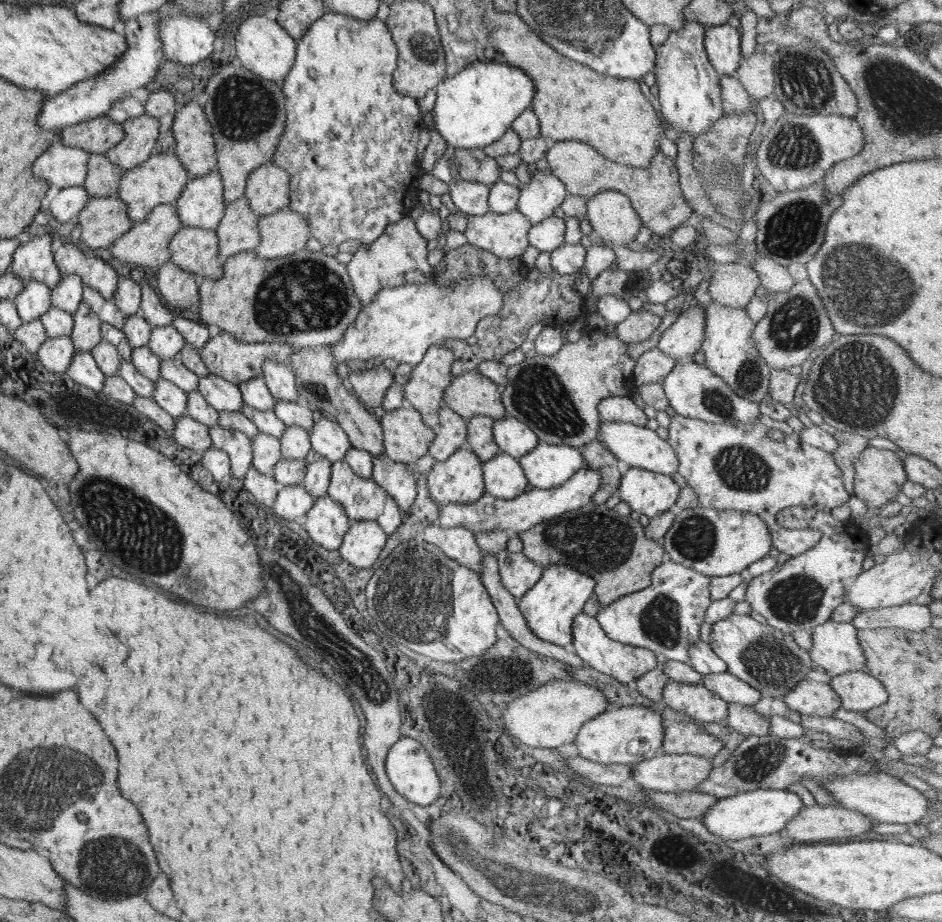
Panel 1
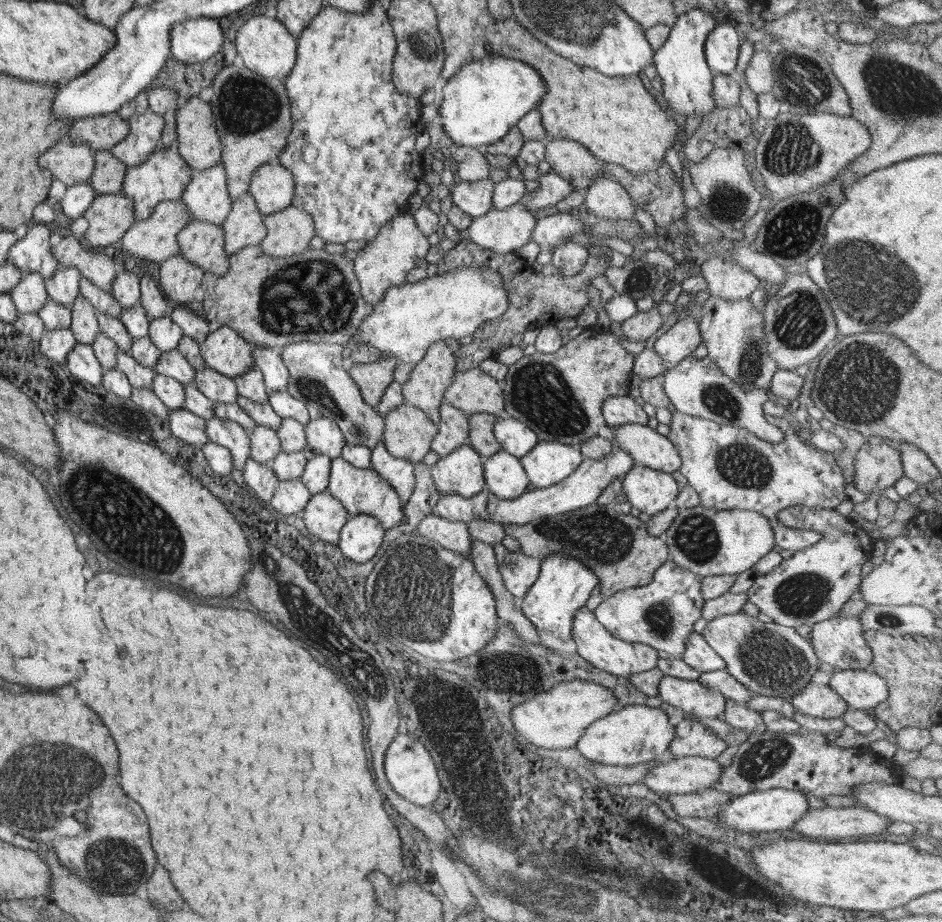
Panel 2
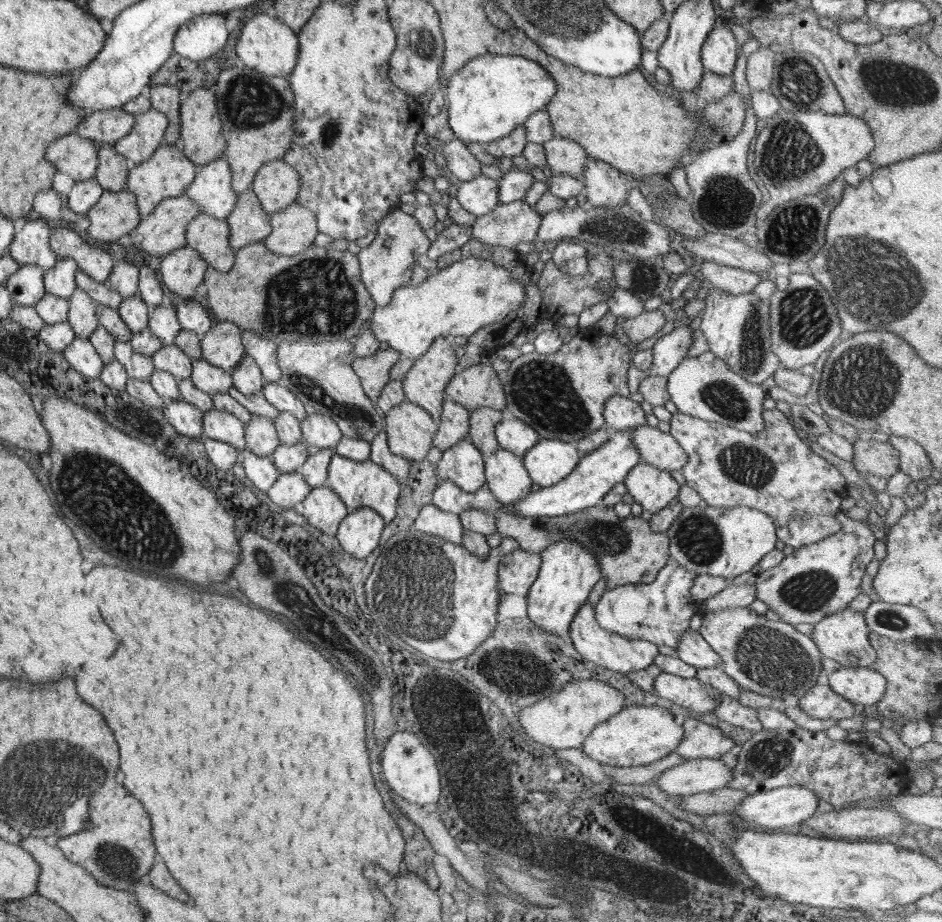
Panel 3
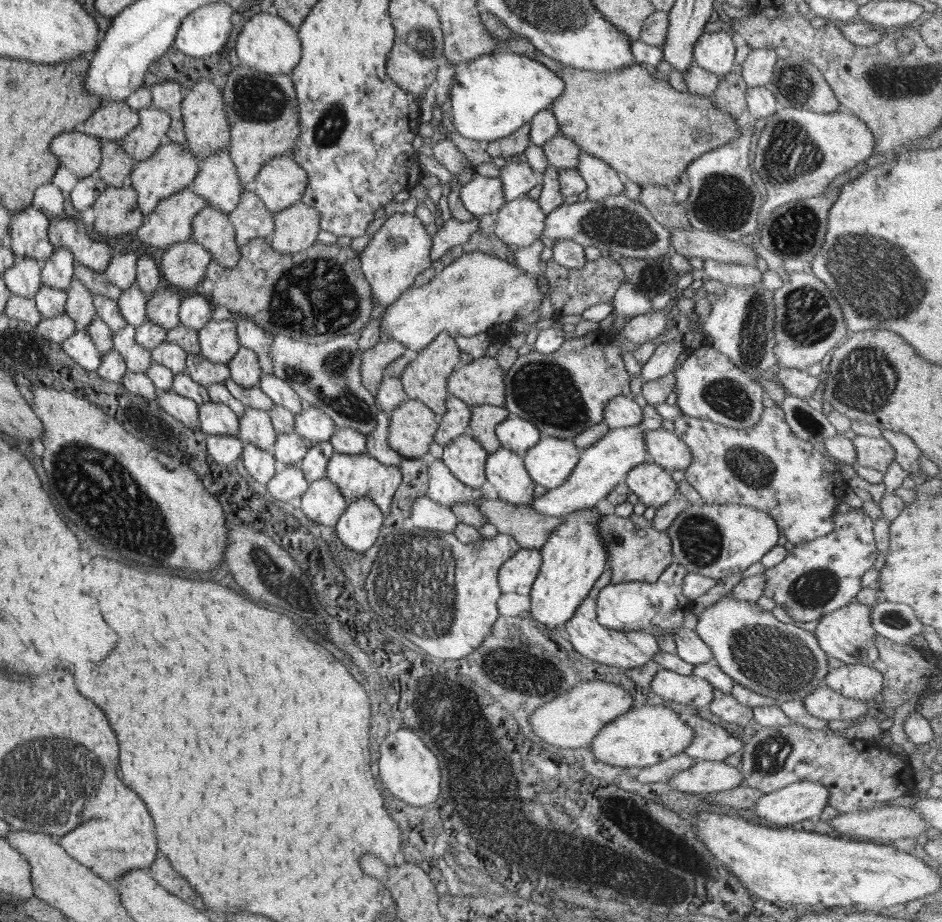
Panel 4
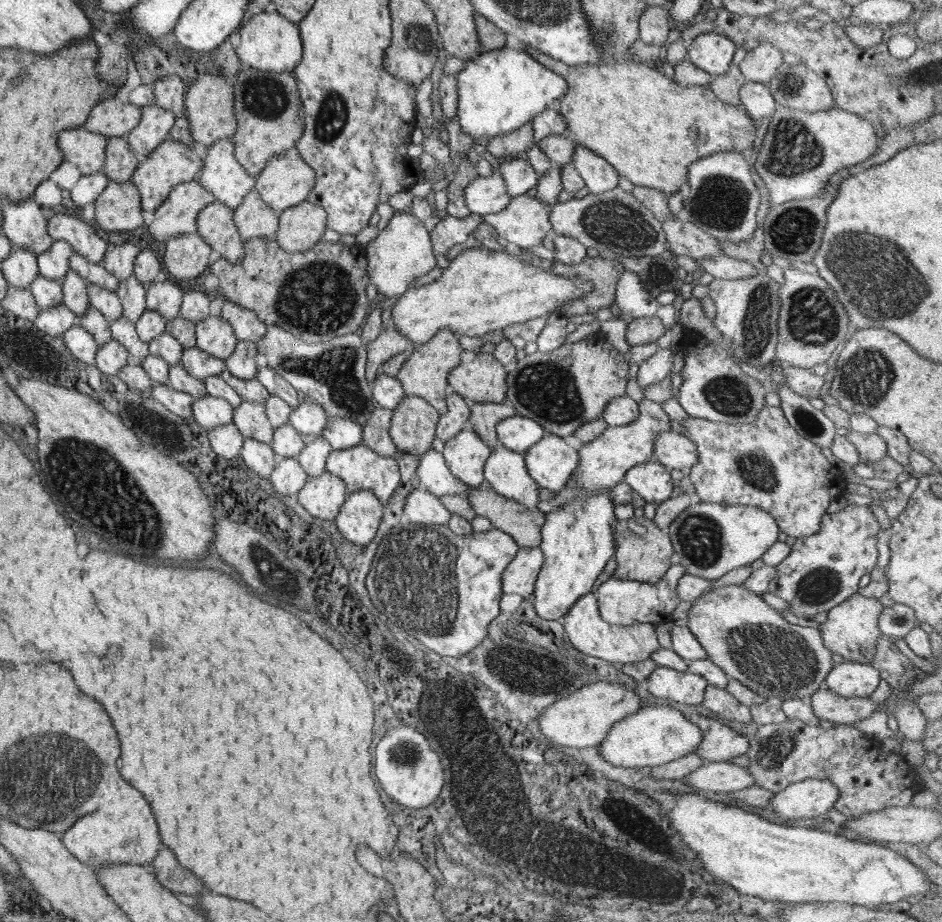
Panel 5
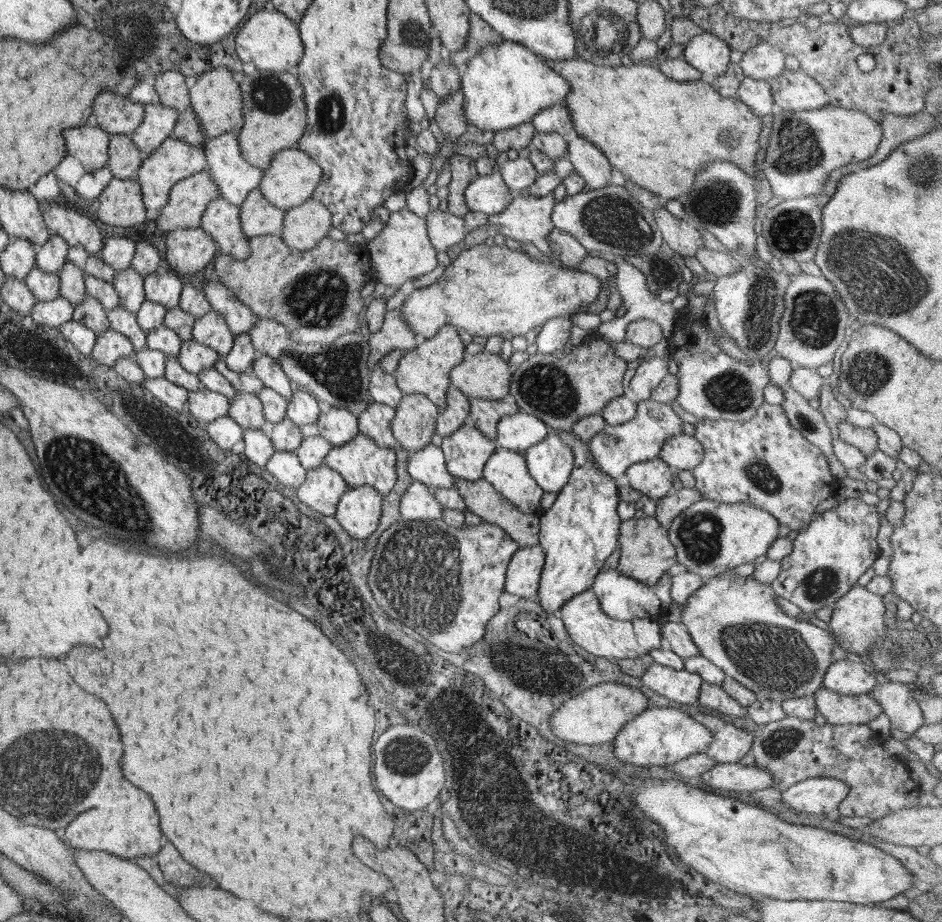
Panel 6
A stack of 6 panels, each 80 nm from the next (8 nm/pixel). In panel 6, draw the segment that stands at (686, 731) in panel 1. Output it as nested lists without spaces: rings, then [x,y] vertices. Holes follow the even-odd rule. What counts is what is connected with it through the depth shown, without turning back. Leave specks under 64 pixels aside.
[[[708,712],[694,717],[712,731],[713,741],[705,753],[717,763],[738,763],[742,756],[751,752],[754,733],[725,723],[722,719],[711,718]]]

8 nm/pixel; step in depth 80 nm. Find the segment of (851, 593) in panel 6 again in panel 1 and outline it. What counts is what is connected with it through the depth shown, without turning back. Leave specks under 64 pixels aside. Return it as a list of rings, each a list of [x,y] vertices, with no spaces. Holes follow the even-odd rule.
[[[828,619],[819,624],[812,632],[813,646],[809,651],[812,662],[825,670],[831,678],[848,672],[863,671],[864,665],[866,665],[866,656],[864,656],[864,650],[860,648],[857,633],[858,629],[854,628],[852,623]]]

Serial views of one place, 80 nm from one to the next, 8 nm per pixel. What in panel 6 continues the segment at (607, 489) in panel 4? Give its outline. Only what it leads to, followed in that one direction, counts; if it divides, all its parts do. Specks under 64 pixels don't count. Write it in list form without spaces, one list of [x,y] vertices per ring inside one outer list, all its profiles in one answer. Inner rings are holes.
[[[649,398],[637,404],[637,413],[632,420],[616,426],[606,425],[590,440],[589,449],[594,457],[596,466],[612,478],[620,478],[632,464],[656,459],[660,456],[661,448],[670,436],[680,435],[682,419],[669,403],[661,403]]]

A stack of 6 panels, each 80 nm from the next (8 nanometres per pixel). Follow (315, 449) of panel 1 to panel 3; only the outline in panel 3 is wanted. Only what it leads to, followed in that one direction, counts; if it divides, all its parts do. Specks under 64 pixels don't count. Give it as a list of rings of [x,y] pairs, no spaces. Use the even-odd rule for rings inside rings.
[[[318,413],[307,414],[300,423],[301,436],[320,449],[332,449],[343,437],[341,430],[329,416]]]

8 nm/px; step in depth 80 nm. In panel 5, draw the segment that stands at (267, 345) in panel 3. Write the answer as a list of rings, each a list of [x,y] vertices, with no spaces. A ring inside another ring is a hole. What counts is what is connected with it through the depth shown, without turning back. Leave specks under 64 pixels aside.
[[[217,294],[217,298],[222,299],[222,313],[231,325],[238,341],[252,341],[254,344],[263,338],[267,326],[258,318],[252,310],[241,307],[239,304],[224,300],[223,296]]]

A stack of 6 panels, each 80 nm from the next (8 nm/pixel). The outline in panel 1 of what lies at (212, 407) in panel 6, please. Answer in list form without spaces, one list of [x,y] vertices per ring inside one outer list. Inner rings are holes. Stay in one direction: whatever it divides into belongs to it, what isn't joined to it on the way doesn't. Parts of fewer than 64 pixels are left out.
[[[214,425],[209,428],[214,447],[227,452],[234,477],[243,480],[253,460],[251,440],[241,431]]]

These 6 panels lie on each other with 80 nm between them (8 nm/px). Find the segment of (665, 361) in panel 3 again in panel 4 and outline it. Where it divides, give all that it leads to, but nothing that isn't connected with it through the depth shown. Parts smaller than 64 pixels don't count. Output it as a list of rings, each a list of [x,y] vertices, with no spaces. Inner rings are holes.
[[[670,341],[670,343],[658,343],[653,355],[646,363],[641,365],[641,376],[646,381],[666,376],[675,370],[678,356],[685,352],[686,348],[681,341]]]

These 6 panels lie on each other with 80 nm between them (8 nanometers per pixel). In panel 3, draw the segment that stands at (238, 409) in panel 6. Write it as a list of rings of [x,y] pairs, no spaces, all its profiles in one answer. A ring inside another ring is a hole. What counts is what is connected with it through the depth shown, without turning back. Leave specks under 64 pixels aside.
[[[251,415],[251,419],[244,425],[245,446],[256,456],[268,458],[280,444],[275,424],[267,416]]]

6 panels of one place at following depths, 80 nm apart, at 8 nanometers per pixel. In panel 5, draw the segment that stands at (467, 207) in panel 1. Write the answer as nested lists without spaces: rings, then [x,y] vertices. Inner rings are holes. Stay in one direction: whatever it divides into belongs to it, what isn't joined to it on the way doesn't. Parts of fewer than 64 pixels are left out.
[[[502,176],[477,177],[464,190],[464,200],[471,213],[484,216],[502,212],[511,202]]]

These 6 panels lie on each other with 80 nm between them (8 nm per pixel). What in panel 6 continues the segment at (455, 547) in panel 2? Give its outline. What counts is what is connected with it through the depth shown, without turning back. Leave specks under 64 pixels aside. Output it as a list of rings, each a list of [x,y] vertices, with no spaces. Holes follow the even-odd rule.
[[[412,479],[401,494],[399,511],[404,521],[441,519],[442,509],[433,491],[419,480]]]

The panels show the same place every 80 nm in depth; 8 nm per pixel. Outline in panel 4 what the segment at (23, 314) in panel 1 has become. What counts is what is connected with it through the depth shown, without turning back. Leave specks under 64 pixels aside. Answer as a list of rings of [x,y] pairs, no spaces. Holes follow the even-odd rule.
[[[16,258],[10,268],[3,272],[3,279],[10,293],[22,298],[36,298],[40,290],[42,265],[35,258]]]

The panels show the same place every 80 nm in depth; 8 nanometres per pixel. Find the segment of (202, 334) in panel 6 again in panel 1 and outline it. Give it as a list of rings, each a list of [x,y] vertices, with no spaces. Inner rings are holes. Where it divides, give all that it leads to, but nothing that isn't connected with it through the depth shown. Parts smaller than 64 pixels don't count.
[[[220,331],[204,343],[199,353],[210,373],[239,385],[245,380],[262,375],[263,362],[266,359],[276,359],[289,366],[289,356],[292,354],[292,350],[296,351],[290,344],[282,342],[248,343],[236,340],[229,332]]]

